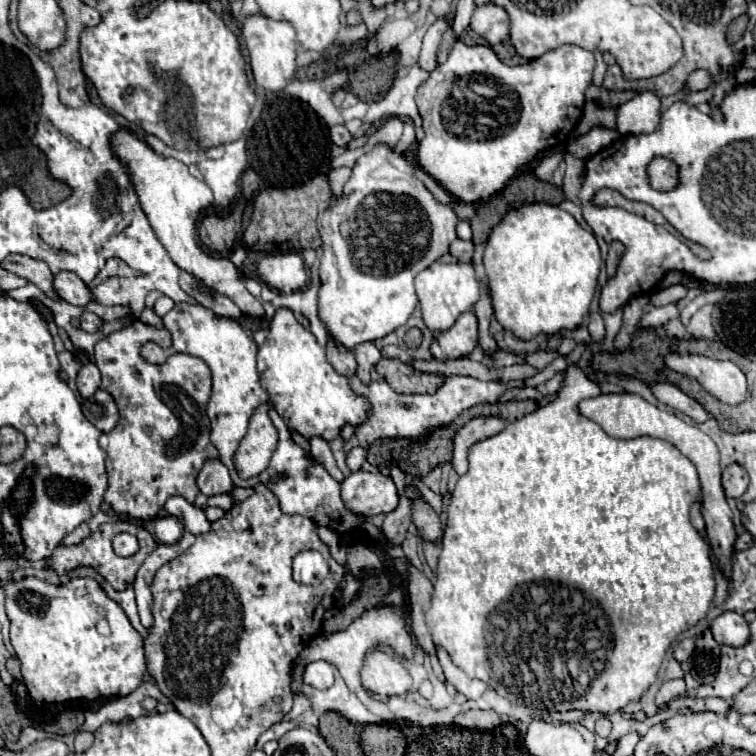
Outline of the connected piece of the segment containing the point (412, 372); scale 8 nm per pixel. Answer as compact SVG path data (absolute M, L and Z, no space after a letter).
M382 359L376 369L396 393L432 393L444 383L442 375L420 373L400 359Z

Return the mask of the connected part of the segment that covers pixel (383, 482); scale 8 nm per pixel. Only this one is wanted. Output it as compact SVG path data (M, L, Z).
M356 471L342 481L344 507L362 517L390 513L398 505L398 493L390 477L382 473Z

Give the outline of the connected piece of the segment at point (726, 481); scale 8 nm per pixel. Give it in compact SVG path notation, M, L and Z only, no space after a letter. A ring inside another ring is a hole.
M730 465L722 471L722 487L726 497L740 497L748 487L748 473L740 465Z

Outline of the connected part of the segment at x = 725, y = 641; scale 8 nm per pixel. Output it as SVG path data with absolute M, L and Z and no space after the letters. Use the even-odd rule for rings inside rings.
M724 611L722 615L718 615L712 623L710 623L710 631L712 637L720 643L720 645L744 645L750 637L748 633L748 623L744 621L742 615L734 613L734 611Z

